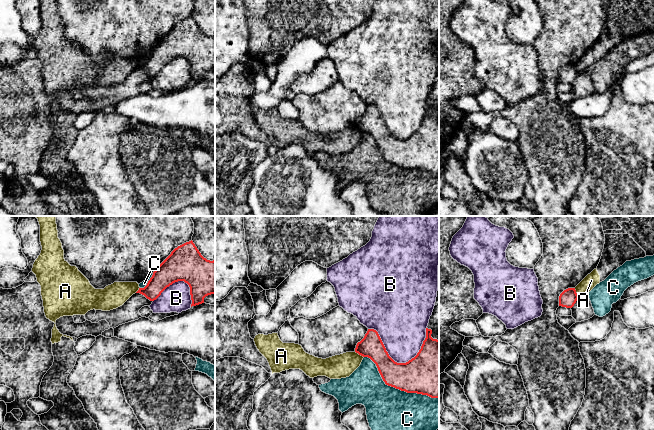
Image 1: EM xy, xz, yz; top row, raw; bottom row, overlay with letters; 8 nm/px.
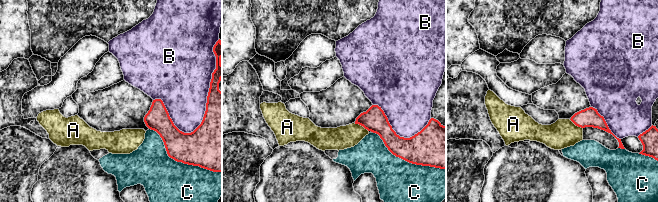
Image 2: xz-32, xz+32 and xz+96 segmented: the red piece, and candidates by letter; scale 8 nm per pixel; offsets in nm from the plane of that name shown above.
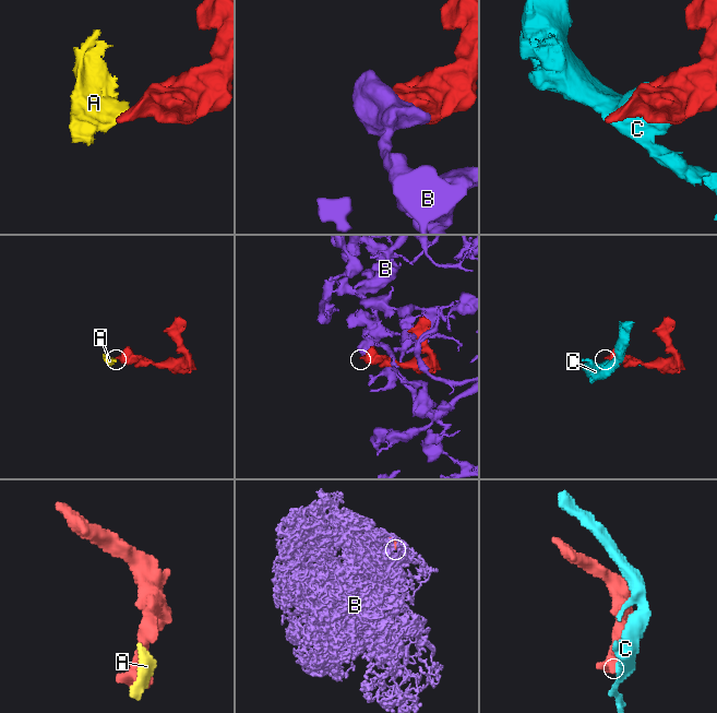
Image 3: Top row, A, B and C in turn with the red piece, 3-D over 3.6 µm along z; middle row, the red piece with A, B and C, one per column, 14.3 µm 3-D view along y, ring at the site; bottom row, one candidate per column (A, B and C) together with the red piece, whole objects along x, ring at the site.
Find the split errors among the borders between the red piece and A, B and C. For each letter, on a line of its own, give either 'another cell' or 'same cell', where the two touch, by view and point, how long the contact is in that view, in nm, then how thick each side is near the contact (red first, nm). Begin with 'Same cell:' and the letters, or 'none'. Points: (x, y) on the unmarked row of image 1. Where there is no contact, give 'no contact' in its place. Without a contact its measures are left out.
Same cell: none
A: another cell; contact xz (359, 130); length 90 nm; calibres 190 and 190 nm
B: another cell; contact xz (394, 137); length 480 nm; calibres 300 and 360 nm
C: another cell; contact xz (397, 164); length 700 nm; calibres 320 and 420 nm

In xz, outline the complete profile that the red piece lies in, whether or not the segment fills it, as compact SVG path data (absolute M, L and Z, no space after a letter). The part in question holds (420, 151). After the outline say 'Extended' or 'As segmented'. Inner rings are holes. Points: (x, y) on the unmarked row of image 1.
M426 104L421 125L406 139L397 139L389 132L374 105L368 105L355 128L376 140L386 161L407 169L439 174L439 116L433 115L431 110L432 106Z. As segmented

